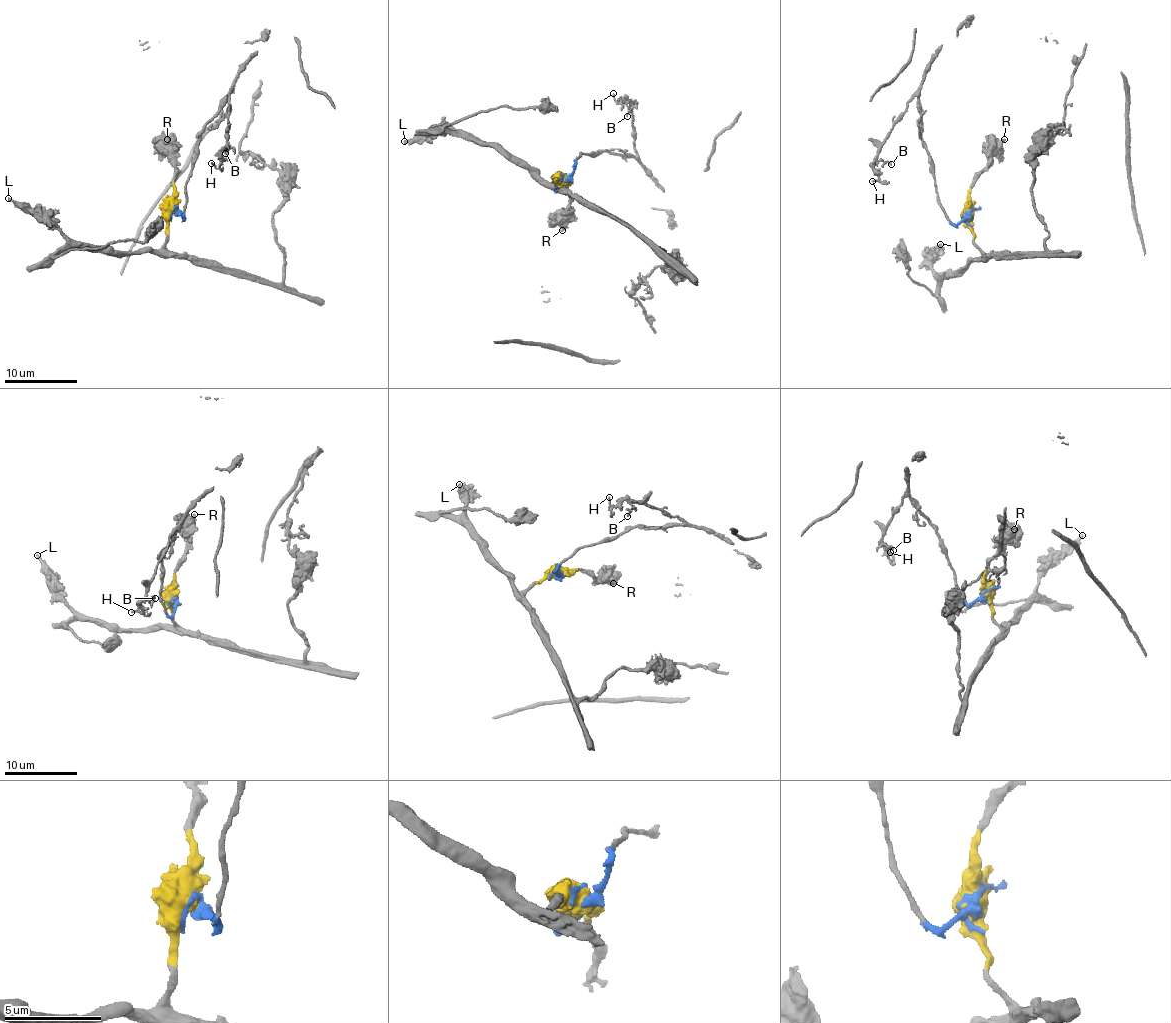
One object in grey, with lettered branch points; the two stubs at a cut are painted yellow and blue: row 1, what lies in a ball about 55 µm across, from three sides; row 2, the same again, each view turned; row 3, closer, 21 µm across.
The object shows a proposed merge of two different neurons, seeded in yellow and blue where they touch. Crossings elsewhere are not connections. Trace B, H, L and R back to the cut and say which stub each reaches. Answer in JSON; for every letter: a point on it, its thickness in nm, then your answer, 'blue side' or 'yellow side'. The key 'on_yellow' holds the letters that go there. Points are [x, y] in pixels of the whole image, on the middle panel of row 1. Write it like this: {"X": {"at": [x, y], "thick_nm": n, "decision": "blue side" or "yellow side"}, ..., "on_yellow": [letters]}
{"B": {"at": [627, 116], "thick_nm": 170, "decision": "blue side"}, "H": {"at": [613, 93], "thick_nm": 170, "decision": "blue side"}, "L": {"at": [404, 141], "thick_nm": 280, "decision": "yellow side"}, "R": {"at": [562, 230], "thick_nm": 460, "decision": "yellow side"}, "on_yellow": ["L", "R"]}

